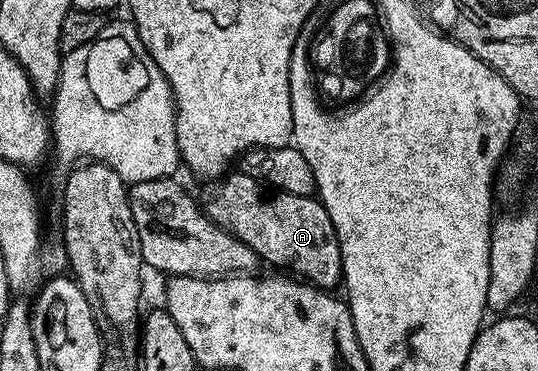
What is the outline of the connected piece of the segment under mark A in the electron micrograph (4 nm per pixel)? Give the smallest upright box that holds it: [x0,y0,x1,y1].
[205,172,343,292]

